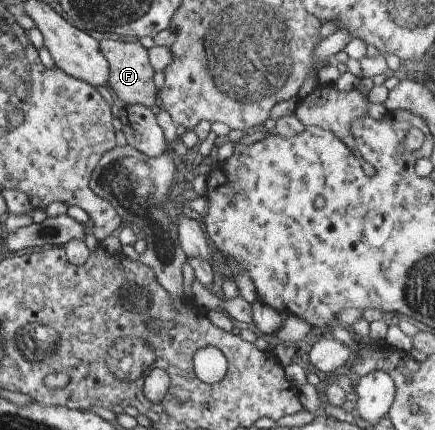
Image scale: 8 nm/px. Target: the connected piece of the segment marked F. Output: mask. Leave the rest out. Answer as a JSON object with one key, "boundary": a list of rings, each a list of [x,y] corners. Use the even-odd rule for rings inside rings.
{"boundary":[[[101,40],[98,52],[108,65],[107,88],[117,103],[124,105],[137,104],[156,110],[158,105],[157,90],[152,82],[153,70],[148,64],[146,49],[137,42],[123,40]]]}

